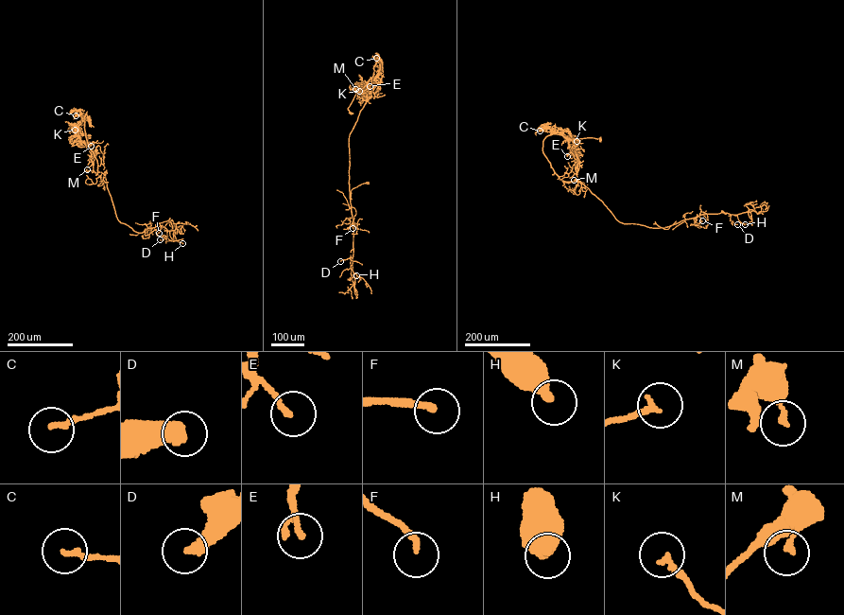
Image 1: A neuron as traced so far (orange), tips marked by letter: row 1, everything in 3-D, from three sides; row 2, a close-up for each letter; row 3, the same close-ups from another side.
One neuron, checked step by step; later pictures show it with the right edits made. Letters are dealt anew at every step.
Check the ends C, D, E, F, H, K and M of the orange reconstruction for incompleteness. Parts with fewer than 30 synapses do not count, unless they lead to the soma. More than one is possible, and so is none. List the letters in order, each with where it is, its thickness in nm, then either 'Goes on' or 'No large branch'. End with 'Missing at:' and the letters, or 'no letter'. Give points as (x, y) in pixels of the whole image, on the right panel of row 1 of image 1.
C: Place: (540, 131). Thickness 160 nm. No large branch
D: Place: (737, 224). Thickness 340 nm. No large branch
E: Place: (567, 156). Thickness 180 nm. No large branch
F: Place: (702, 220). Thickness 200 nm. No large branch
H: Place: (745, 224). Thickness 440 nm. No large branch
K: Place: (577, 141). Thickness 170 nm. No large branch
M: Place: (574, 180). Thickness 180 nm. No large branch
Missing at: no letter

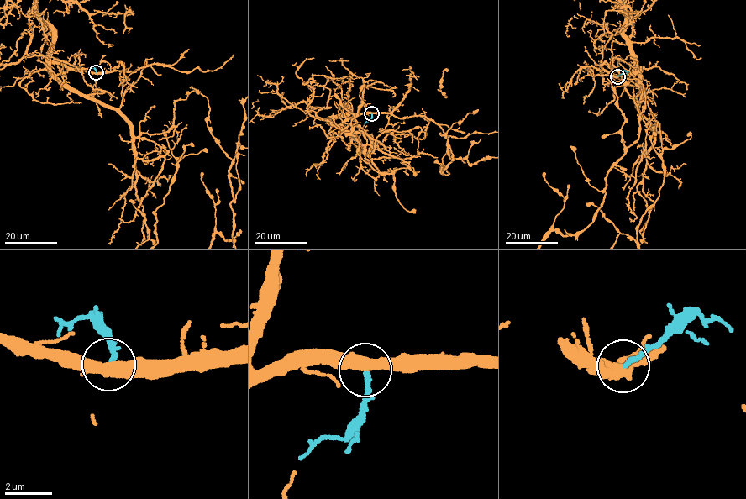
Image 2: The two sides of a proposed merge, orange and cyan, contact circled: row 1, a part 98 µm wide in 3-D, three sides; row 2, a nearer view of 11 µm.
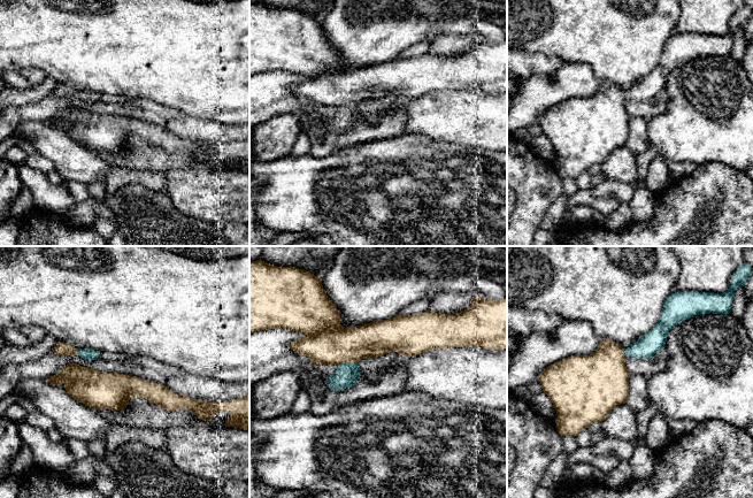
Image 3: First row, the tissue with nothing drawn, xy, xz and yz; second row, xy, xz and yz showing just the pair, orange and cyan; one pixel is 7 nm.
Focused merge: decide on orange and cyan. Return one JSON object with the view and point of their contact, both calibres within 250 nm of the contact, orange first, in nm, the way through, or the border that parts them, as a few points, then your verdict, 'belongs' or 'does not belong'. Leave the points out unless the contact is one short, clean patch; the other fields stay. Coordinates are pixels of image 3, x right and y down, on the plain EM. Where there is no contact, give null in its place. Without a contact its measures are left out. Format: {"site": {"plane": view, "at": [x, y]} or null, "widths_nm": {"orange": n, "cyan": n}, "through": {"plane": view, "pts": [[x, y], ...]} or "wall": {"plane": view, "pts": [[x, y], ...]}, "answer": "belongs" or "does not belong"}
{"site": {"plane": "xz", "at": [346, 104]}, "widths_nm": {"orange": 300, "cyan": 160}, "through": {"plane": "xz", "pts": [[328, 84], [346, 104], [346, 116]]}, "answer": "belongs"}

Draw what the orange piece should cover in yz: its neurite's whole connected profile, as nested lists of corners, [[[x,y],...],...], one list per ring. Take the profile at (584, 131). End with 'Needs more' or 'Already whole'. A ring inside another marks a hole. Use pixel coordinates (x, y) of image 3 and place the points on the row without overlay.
[[[744,5],[732,17],[730,31],[724,36],[678,33],[670,36],[663,46],[658,66],[630,90],[623,91],[610,82],[601,82],[590,98],[573,98],[545,110],[538,118],[543,133],[551,140],[556,153],[555,162],[561,178],[578,177],[593,164],[602,164],[616,148],[625,146],[629,138],[630,115],[625,100],[646,101],[666,90],[669,74],[681,64],[701,56],[729,56],[735,33],[746,29],[753,10]]]. Needs more

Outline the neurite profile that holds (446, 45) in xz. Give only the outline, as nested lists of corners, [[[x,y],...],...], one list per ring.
[[[441,35],[430,41],[429,52],[441,56],[455,56],[467,52],[474,44],[472,36]]]

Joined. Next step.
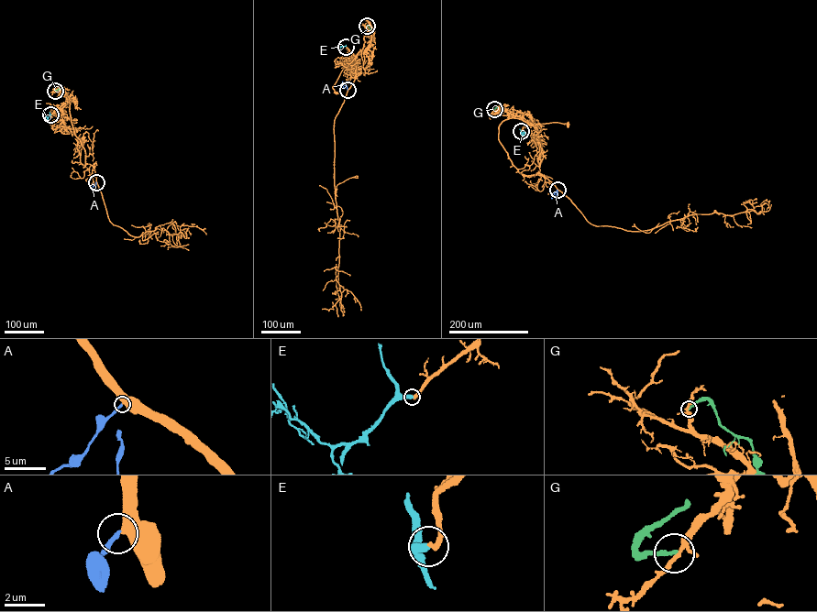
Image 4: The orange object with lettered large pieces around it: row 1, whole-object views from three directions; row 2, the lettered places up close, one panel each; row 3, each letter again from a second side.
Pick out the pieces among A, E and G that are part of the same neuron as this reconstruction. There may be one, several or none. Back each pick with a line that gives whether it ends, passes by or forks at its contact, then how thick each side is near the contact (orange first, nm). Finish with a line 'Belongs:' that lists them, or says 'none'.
A: it ends; calibres 550 and 200 nm
E: it ends; calibres 240 and 360 nm
Belongs: A, E

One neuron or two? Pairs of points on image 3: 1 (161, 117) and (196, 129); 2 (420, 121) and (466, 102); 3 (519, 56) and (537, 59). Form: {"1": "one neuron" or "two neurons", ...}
{"1": "one neuron", "2": "one neuron", "3": "one neuron"}

